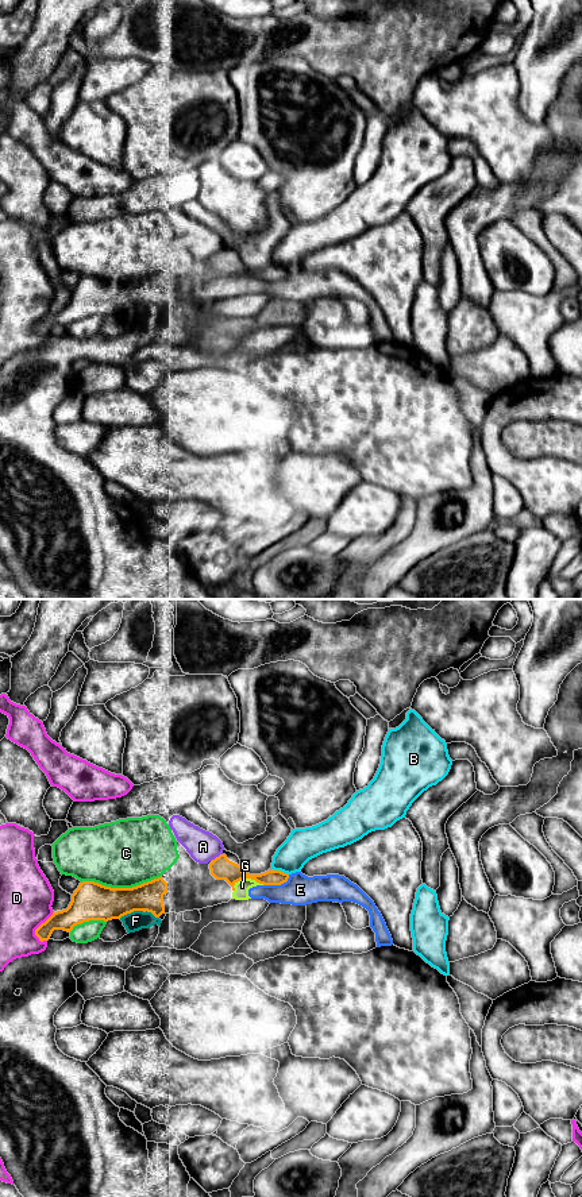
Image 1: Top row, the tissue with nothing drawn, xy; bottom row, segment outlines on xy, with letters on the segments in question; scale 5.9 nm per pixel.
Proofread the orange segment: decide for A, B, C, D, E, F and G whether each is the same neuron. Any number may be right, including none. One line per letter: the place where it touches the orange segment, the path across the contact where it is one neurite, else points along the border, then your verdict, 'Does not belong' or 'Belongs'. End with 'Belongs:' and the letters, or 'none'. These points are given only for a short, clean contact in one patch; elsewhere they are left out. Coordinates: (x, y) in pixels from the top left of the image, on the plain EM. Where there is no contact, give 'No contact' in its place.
A: Touches orange at xy (216, 253). Boundary: xy (222, 248), (211, 255). Does not belong
B: Touches orange at xy (280, 266). Boundary: xy (272, 263), (288, 270). Does not belong
C: Touches orange at xy (120, 284). Does not belong
D: Touches orange at xy (38, 323). Does not belong
E: Touches orange at xy (277, 280). Boundary: xy (289, 270), (280, 280), (263, 281). Does not belong
F: Touches orange at xy (138, 305). Does not belong
G: Touches orange at xy (247, 273). Boundary: xy (263, 280), (250, 274), (241, 274), (232, 282). Does not belong
Belongs: none

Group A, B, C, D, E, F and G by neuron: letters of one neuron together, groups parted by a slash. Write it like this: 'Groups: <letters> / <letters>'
Groups: A / B / C E G / D / F

